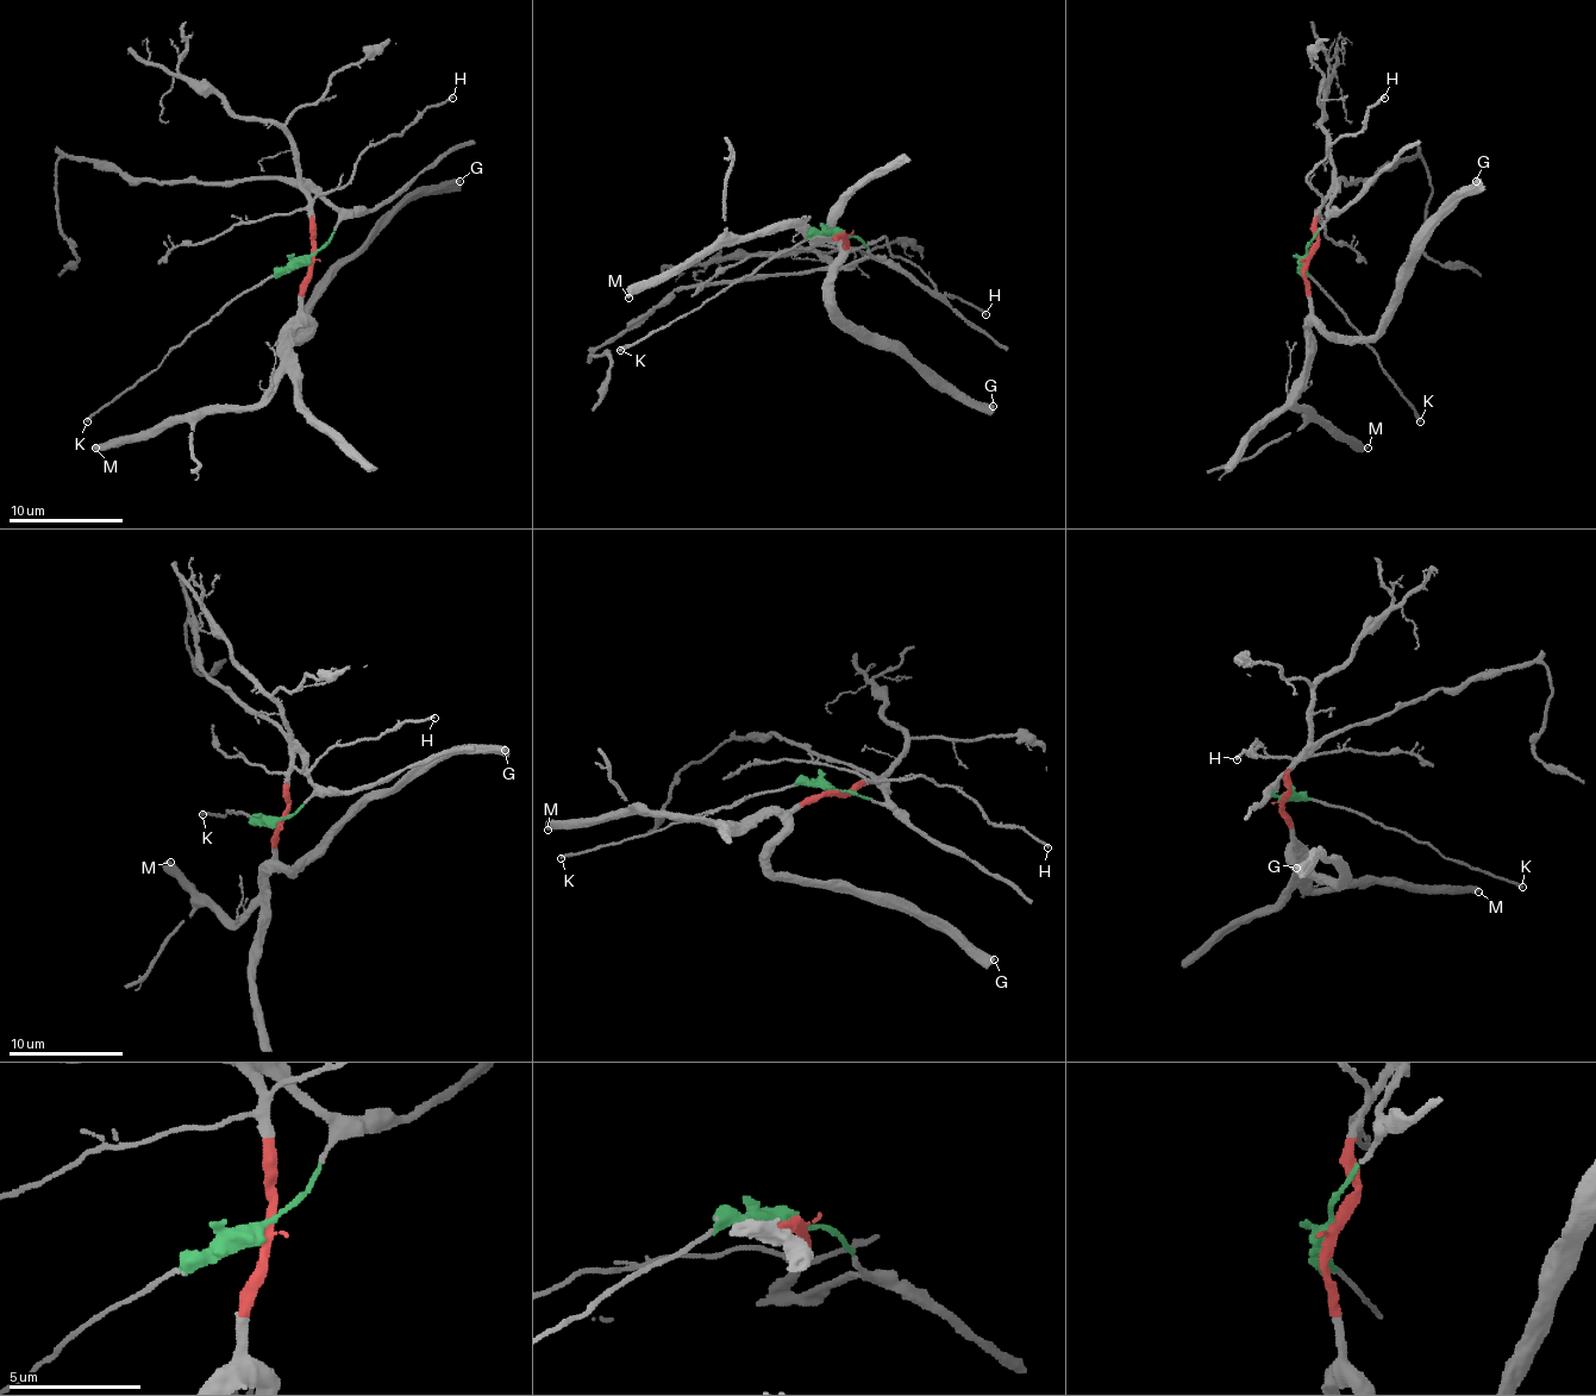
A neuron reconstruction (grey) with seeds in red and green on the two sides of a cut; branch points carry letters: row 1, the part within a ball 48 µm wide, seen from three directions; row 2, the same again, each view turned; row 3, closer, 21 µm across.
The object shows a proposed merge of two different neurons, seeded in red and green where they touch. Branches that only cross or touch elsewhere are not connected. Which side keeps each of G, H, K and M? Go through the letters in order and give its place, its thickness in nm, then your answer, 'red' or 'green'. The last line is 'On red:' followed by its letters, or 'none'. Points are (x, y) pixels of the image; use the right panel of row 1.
G: place (1476, 181); calibre 550 nm; red
H: place (1384, 98); calibre 170 nm; red
K: place (1420, 421); calibre 200 nm; green
M: place (1368, 448); calibre 440 nm; red
On red: G, H, M

